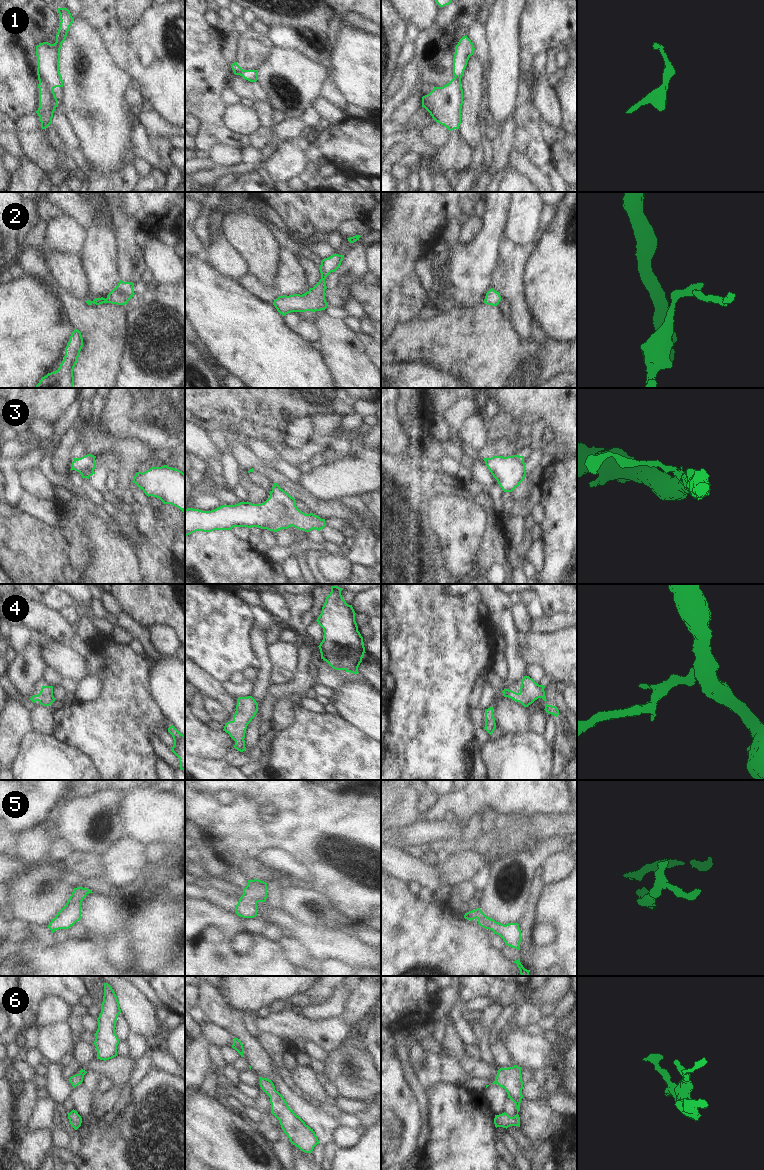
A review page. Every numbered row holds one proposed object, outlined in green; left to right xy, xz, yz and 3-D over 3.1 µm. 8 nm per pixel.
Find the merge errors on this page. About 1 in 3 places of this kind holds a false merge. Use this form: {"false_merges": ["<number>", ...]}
{"false_merges": ["1", "3"]}

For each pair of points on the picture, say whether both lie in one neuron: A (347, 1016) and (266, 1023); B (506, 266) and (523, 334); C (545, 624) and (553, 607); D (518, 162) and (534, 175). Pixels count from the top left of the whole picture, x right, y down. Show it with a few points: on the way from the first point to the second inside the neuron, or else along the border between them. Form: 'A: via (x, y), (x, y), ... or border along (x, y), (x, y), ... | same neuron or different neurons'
A: border along (340, 1017), (351, 1028), (354, 1028) | different neurons
B: via (509, 283), (520, 317) | same neuron
C: border along (566, 611), (546, 615) | different neurons
D: via (522, 164), (530, 171) | same neuron

